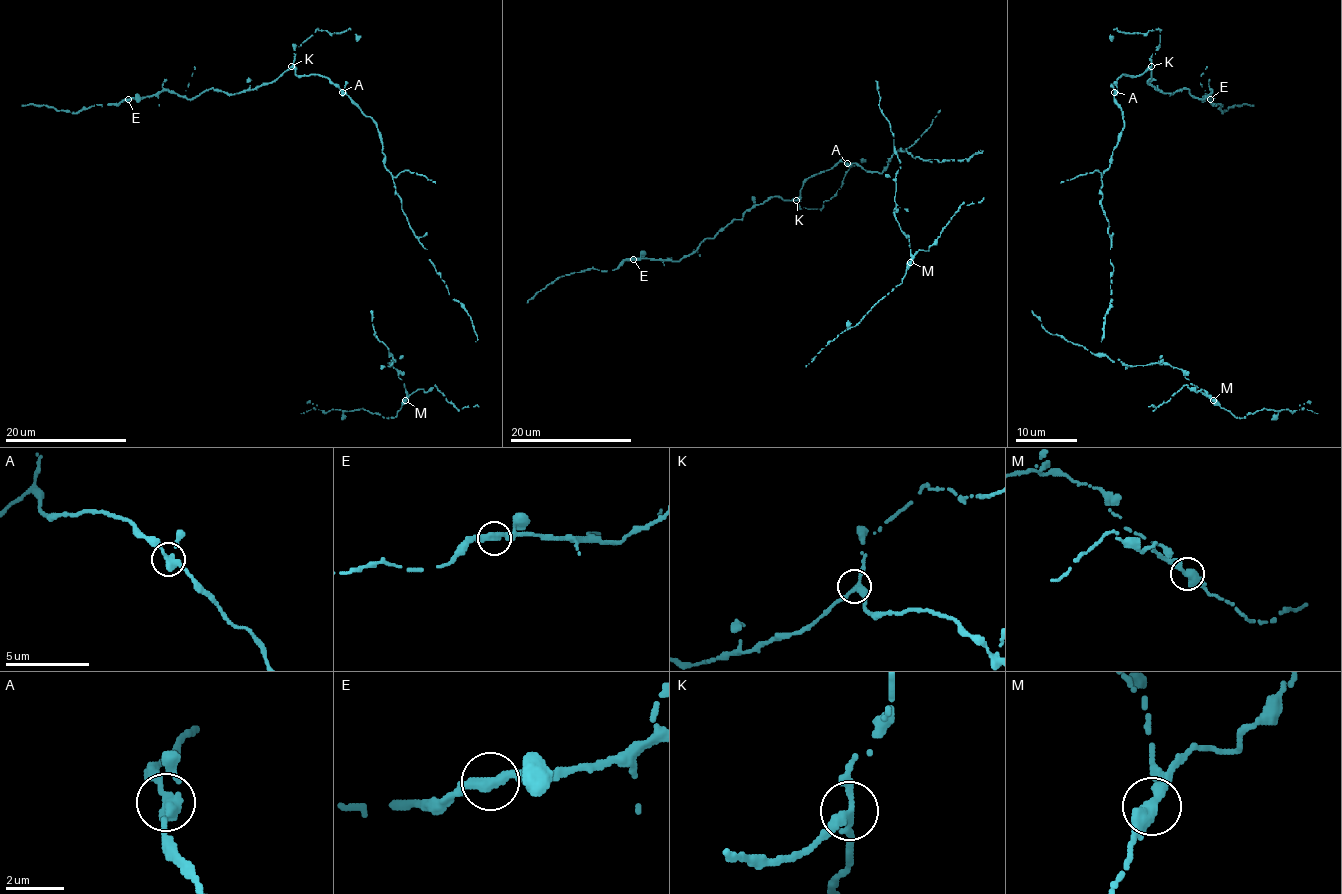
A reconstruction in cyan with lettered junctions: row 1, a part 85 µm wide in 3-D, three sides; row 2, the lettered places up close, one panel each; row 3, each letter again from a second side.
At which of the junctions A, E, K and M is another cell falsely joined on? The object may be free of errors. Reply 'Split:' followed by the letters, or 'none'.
Split: M

